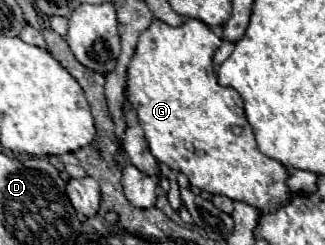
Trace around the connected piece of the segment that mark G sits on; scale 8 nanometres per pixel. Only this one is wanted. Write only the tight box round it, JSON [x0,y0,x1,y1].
[126,18,292,212]

